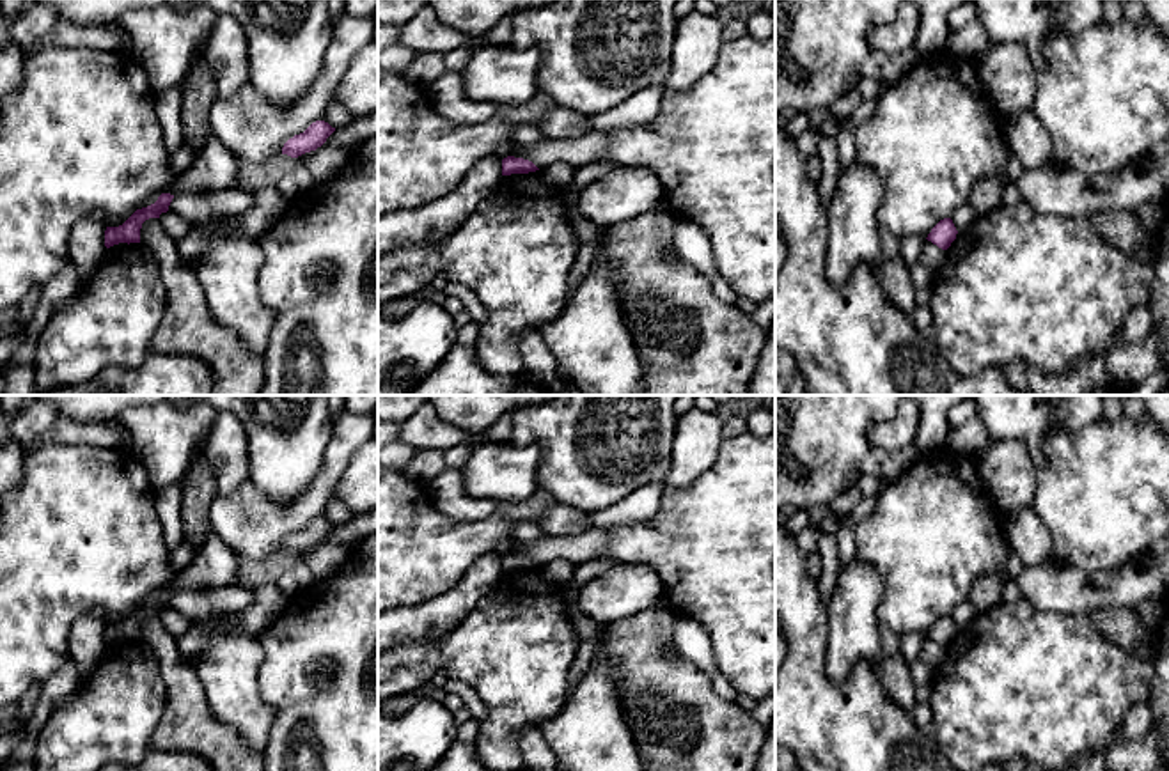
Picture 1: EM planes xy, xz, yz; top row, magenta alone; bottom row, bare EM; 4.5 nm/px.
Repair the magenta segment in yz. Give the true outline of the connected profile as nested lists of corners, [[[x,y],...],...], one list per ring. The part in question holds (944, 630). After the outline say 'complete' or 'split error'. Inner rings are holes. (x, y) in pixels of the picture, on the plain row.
[[[944,615],[931,626],[931,629],[928,631],[926,636],[942,647],[947,647],[951,643],[951,640],[956,636],[956,631],[958,631],[958,627],[956,627],[953,617]]] | complete

